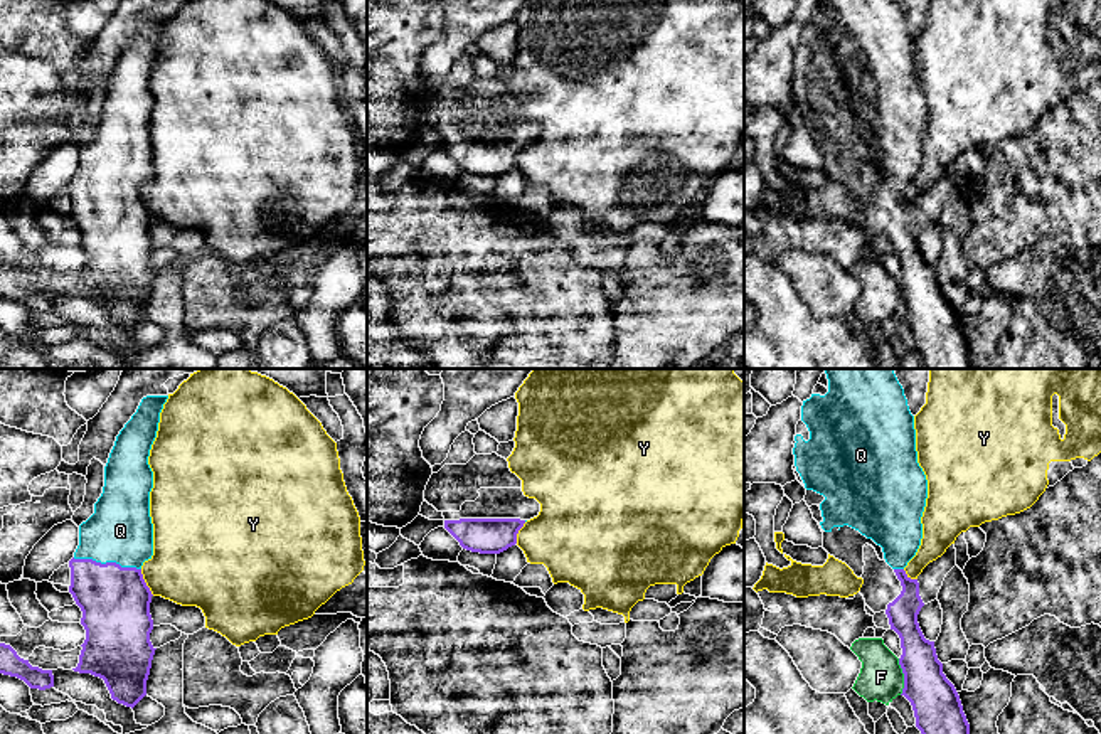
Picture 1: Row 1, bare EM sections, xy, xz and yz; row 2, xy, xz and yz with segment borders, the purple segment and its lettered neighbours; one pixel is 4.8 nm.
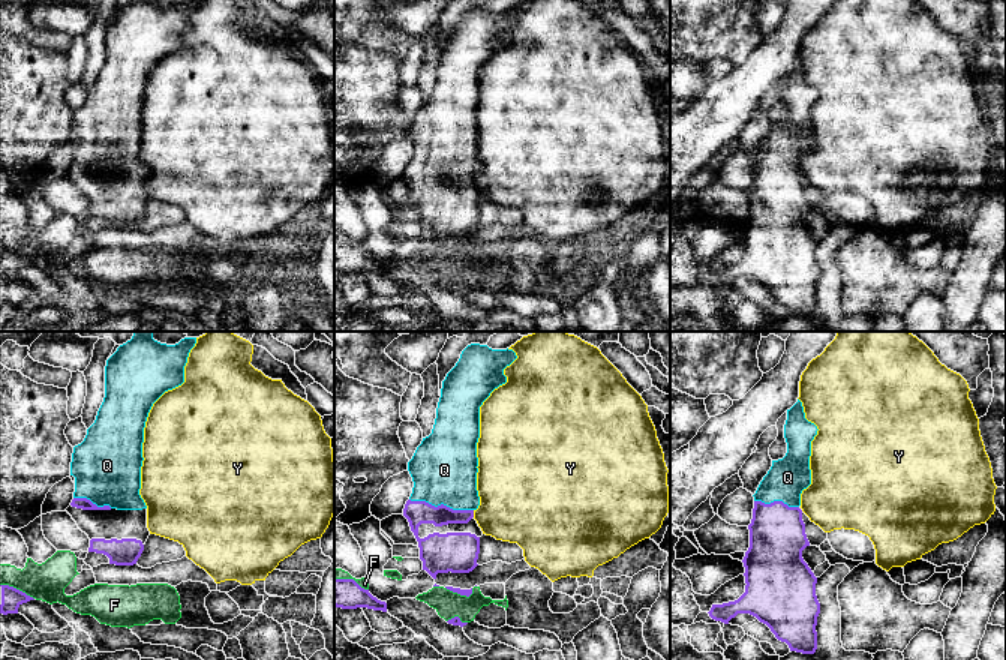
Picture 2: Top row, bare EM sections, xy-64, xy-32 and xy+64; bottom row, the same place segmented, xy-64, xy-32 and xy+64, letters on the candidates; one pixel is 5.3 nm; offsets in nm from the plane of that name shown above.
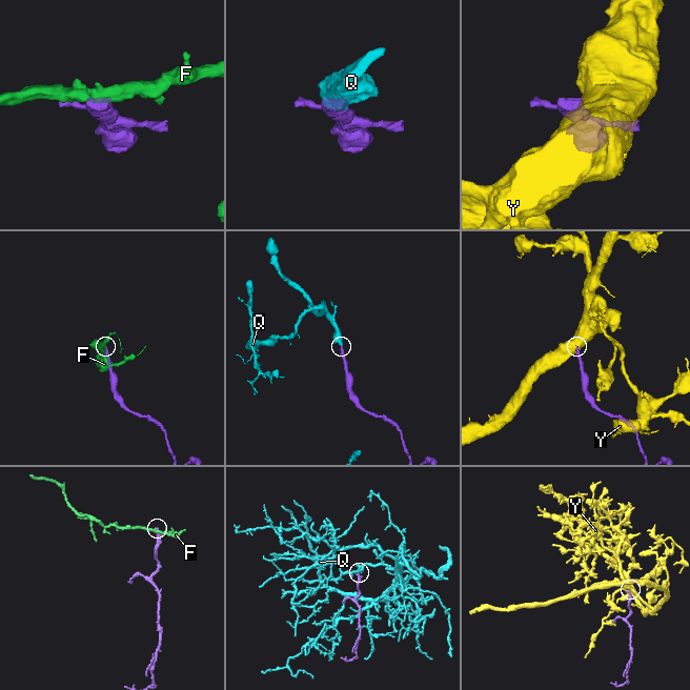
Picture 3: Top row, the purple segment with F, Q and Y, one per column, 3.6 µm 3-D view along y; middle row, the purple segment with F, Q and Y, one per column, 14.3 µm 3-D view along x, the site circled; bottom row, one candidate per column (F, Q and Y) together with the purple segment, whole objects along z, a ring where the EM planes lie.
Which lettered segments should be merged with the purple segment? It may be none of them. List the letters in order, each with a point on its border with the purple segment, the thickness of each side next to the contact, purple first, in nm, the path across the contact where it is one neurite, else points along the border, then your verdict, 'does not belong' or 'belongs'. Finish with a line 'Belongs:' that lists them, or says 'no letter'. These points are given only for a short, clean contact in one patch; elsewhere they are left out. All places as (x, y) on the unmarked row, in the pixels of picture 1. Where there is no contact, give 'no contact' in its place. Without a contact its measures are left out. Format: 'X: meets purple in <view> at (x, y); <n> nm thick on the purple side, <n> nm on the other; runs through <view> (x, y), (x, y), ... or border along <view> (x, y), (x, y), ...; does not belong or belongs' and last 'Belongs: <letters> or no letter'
F: meets purple in yz at (904, 300); 240 nm thick on the purple side, 220 nm on the other; does not belong
Q: meets purple in xy at (106, 186); 340 nm thick on the purple side, 300 nm on the other; runs through xy (115, 224), (106, 206), (106, 186), (120, 154); belongs
Y: meets purple in xy at (145, 206); 340 nm thick on the purple side, 400 nm on the other; border along xy (140, 192), (145, 207), (154, 218); does not belong
Belongs: Q

